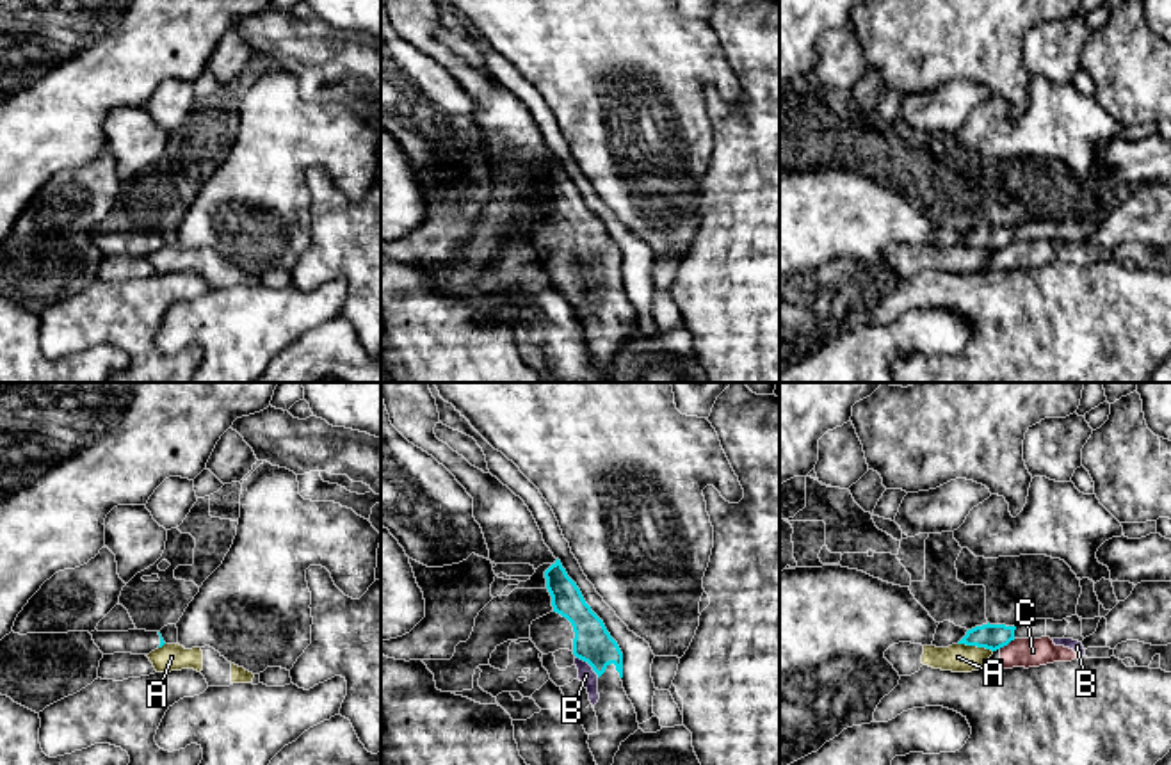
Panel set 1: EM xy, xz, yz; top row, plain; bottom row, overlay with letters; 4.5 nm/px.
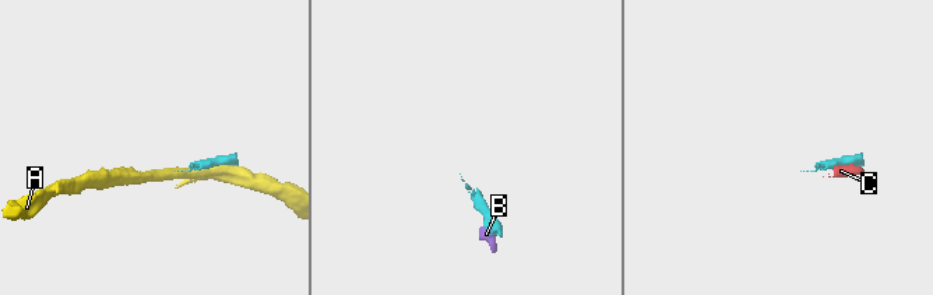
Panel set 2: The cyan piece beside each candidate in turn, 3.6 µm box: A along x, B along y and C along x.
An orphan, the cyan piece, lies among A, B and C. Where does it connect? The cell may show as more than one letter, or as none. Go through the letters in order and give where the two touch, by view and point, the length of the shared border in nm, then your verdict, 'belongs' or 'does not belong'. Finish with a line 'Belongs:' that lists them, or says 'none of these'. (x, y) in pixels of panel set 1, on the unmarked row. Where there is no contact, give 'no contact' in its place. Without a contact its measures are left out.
A: yz (976, 246) | 170 nm | does not belong
B: xz (588, 264) | 150 nm | does not belong
C: yz (1006, 246) | 90 nm | does not belong
Belongs: none of these

